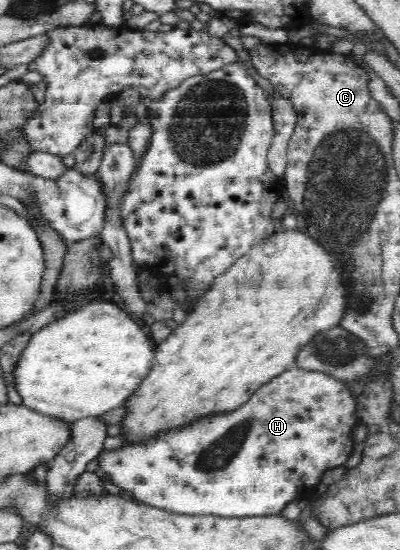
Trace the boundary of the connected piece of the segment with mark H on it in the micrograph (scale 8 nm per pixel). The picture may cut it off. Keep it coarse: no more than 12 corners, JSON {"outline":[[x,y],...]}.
{"outline":[[290,366],[240,408],[98,456],[178,514],[281,514],[360,422]]}

